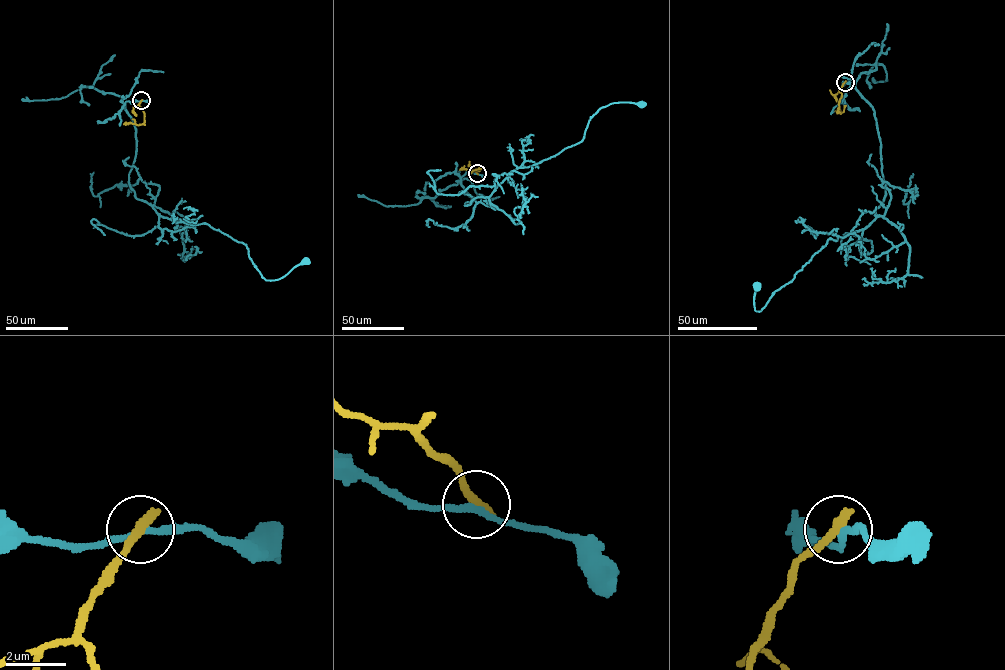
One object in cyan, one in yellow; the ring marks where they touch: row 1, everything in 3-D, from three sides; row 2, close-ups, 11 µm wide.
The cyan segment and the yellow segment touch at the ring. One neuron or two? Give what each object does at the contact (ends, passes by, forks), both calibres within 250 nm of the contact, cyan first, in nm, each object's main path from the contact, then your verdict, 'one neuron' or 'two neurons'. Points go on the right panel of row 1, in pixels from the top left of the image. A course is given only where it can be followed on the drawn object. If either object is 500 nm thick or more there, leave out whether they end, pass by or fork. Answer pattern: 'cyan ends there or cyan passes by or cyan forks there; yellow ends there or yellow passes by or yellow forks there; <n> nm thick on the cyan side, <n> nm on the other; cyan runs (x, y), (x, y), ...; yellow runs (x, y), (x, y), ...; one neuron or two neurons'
cyan passes by; yellow ends there; 200 nm thick on the cyan side, 400 nm on the other; cyan runs (845, 82), (874, 111), (883, 202), (864, 228), (829, 238), (760, 311), (754, 307), (757, 285); yellow runs (845, 82), (841, 89), (840, 112); two neurons

